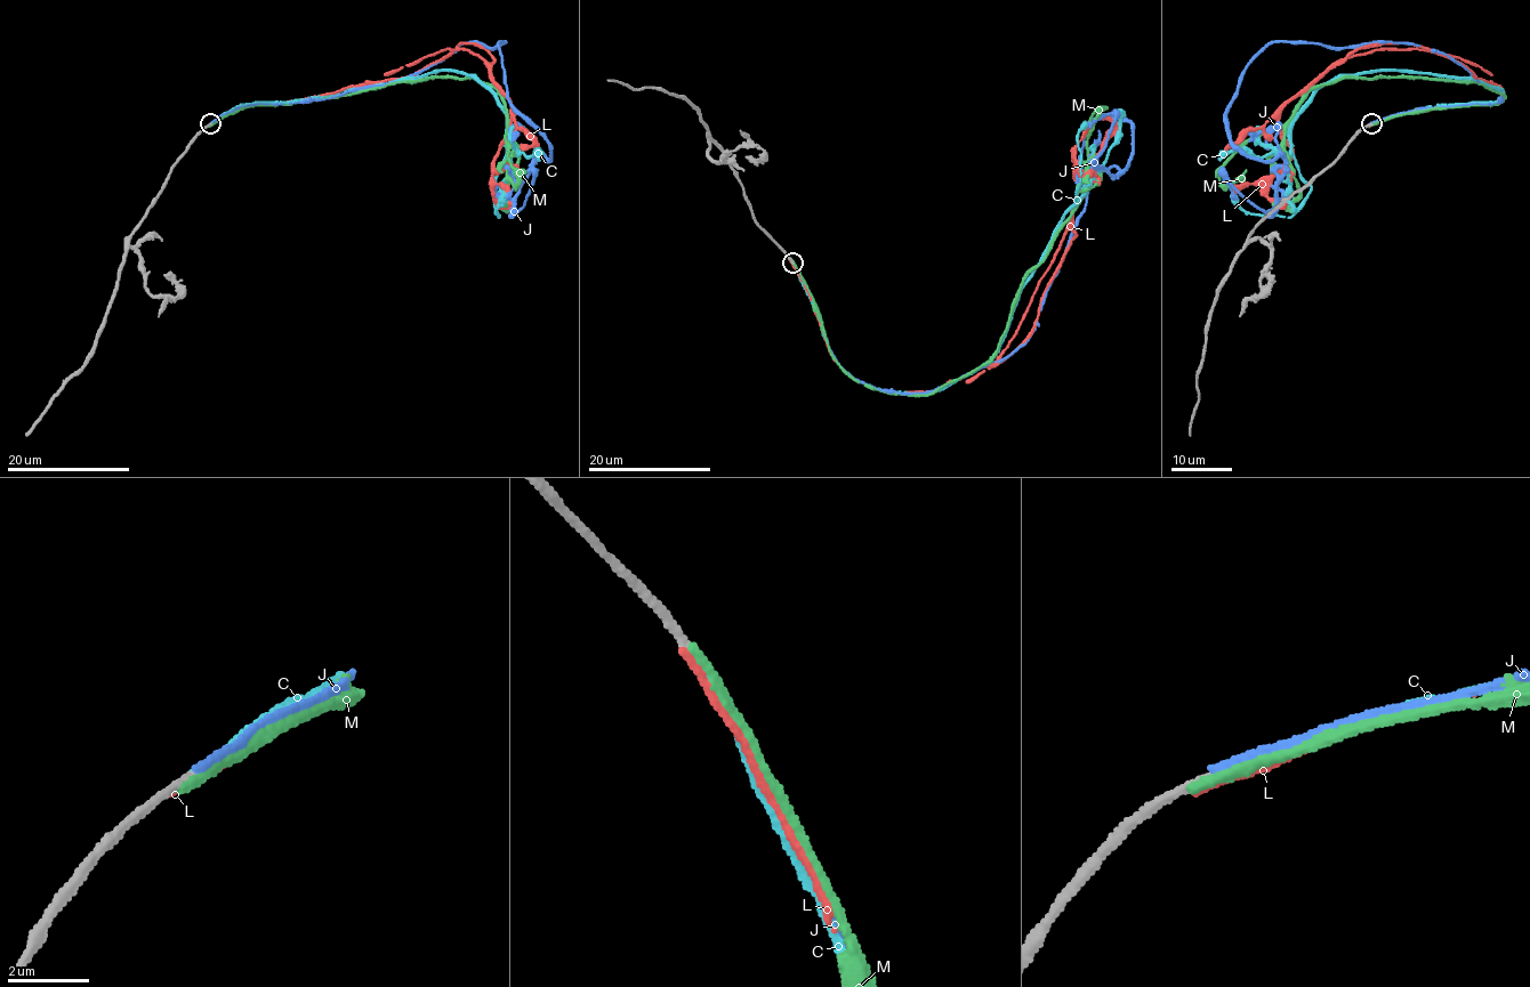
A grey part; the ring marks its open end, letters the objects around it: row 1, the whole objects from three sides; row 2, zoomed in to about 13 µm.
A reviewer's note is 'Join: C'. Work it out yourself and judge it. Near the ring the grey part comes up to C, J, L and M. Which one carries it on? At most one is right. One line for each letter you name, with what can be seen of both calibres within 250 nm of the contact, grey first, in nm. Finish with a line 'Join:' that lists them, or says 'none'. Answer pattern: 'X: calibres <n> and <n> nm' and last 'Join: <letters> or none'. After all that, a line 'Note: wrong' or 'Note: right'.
C: calibres 200 and 190 nm
Join: C
Note: right

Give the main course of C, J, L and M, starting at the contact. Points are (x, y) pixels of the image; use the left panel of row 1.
C: (209, 124), (244, 104), (460, 71), (478, 80), (506, 116), (506, 155), (492, 187), (498, 217), (504, 192)
J: (211, 122), (397, 81), (460, 43), (505, 43), (506, 97), (550, 144), (523, 205), (531, 170), (506, 199)
L: (208, 126), (260, 103), (412, 77), (460, 43), (478, 43), (510, 104), (492, 194), (501, 207), (515, 201)
M: (209, 124), (248, 106), (474, 79), (505, 104), (517, 183), (506, 170)

